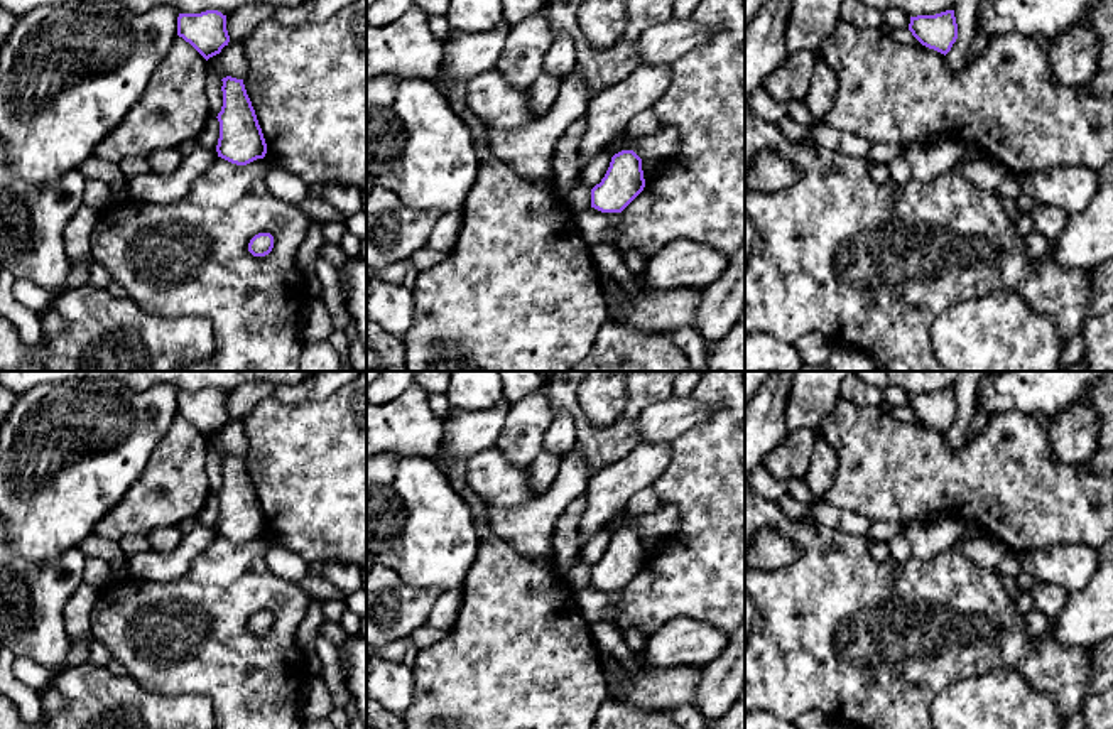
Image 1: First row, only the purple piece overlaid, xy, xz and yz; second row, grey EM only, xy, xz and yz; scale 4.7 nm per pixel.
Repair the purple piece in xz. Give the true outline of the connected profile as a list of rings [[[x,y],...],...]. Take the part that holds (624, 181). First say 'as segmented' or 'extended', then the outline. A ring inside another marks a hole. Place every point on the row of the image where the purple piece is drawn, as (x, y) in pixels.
as segmented | [[[622,150],[611,157],[605,177],[591,189],[591,208],[622,213],[643,187],[642,159],[633,150]]]

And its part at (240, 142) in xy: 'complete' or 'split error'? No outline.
complete

